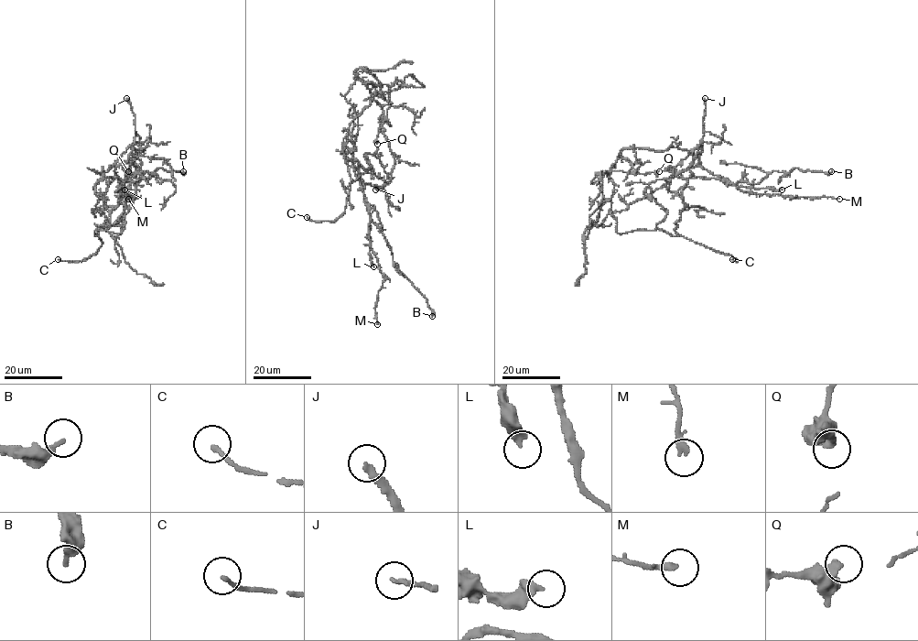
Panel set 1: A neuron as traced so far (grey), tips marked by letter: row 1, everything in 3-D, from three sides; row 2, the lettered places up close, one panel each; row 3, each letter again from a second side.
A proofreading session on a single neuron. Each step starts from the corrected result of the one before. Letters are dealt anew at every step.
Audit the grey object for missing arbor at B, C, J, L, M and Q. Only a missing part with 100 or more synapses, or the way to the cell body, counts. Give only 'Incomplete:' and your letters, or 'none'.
Incomplete: C, J

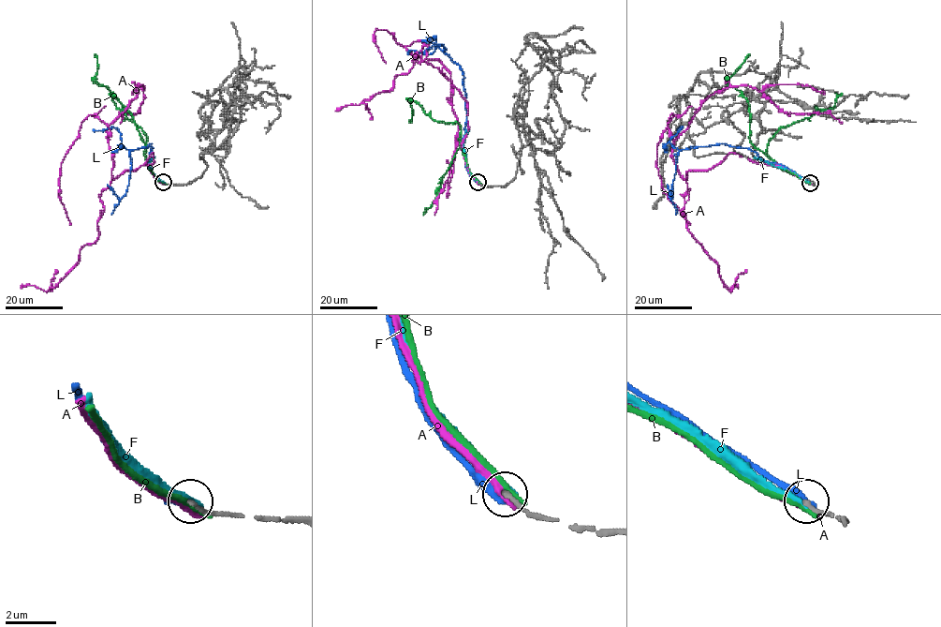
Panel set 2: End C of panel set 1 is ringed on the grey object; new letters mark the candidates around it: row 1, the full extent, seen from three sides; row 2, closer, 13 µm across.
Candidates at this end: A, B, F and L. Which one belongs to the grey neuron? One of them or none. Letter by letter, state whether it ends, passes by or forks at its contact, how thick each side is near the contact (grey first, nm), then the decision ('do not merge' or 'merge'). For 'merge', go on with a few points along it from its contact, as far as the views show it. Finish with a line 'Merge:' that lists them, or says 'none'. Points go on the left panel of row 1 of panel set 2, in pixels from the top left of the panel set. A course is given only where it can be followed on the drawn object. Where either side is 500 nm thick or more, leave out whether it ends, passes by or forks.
A: it ends there; 180 nm thick on the grey side, 320 nm on the other; do not merge
B: it ends there; 180 nm thick on the grey side, 280 nm on the other; do not merge
F: it ends there; 160 nm thick on the grey side, 200 nm on the other; do not merge
L: it ends there; 160 nm thick on the grey side, 280 nm on the other; do not merge
Merge: none

